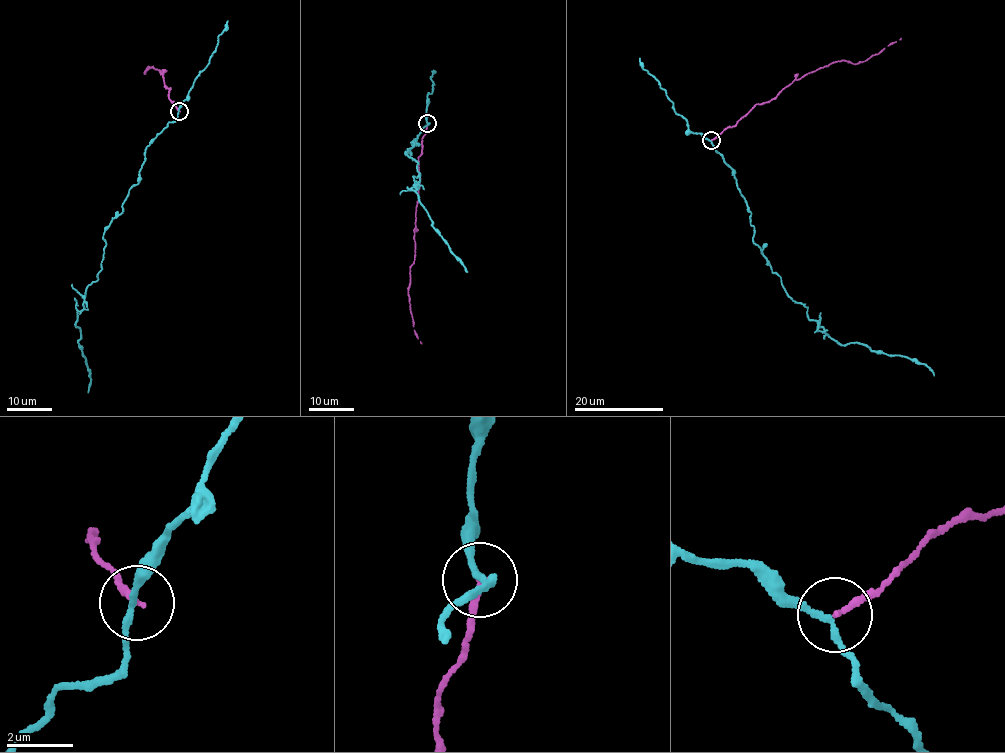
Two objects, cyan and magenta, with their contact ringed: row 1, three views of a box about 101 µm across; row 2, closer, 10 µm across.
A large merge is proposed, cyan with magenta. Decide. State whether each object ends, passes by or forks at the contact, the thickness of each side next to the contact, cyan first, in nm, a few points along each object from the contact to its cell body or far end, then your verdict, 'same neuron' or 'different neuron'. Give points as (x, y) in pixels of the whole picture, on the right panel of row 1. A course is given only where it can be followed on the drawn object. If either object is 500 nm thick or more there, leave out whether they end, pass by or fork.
cyan passes by; magenta ends there; 170 nm thick on the cyan side, 170 nm on the other; cyan runs (711, 141), (750, 212), (755, 242), (816, 329), (842, 344), (926, 365), (933, 375); magenta runs (712, 140), (732, 127), (756, 104), (768, 102), (795, 80), (831, 63), (866, 61), (901, 38); different neuron

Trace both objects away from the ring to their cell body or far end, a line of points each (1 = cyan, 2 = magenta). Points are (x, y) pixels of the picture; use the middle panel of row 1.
1: (427, 123), (413, 141), (418, 145), (411, 143), (405, 154), (417, 163), (415, 192), (433, 228), (466, 271)
2: (428, 124), (418, 163), (415, 241), (408, 295), (412, 325), (422, 344)

